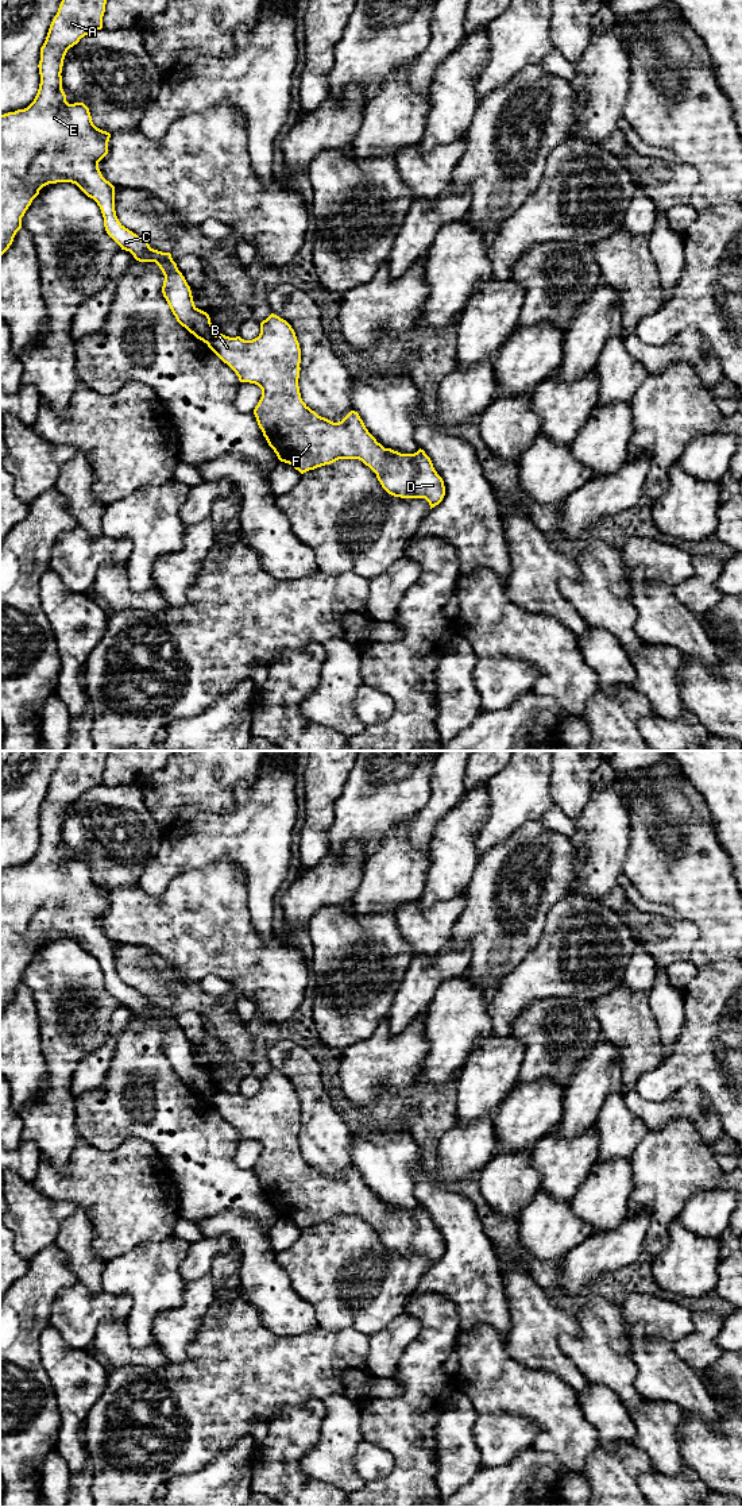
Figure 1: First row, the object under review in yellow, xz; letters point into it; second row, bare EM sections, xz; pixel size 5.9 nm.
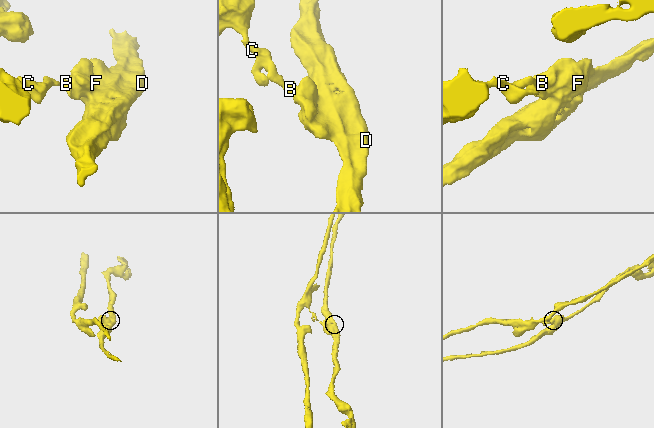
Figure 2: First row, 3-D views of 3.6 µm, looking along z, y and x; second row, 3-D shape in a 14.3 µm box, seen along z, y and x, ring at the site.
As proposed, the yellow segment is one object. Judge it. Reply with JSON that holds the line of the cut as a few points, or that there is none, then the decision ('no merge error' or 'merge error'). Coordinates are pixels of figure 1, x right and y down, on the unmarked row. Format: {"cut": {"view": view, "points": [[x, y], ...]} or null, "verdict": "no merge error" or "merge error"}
{"cut": {"view": "xz", "points": [[215, 1090], [207, 1099]]}, "verdict": "merge error"}

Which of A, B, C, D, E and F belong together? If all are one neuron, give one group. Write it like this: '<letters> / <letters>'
A C E / B D F

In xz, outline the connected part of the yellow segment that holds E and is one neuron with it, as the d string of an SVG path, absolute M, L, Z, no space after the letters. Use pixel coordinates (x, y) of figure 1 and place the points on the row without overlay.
M63 751L46 797L40 803L40 840L34 857L24 866L0 871L0 1014L9 1005L22 974L39 947L57 938L76 940L101 966L107 990L139 1018L155 1018L165 1032L162 1049L177 1078L204 1099L216 1091L206 1068L194 1061L190 1042L170 1009L150 1003L148 998L125 984L115 967L115 943L107 937L98 918L108 910L111 890L97 884L84 859L69 860L62 845L62 822L70 803L81 794L103 785L108 751Z

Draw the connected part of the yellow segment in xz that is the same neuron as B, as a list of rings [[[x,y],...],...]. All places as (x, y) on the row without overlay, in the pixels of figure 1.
[[[271,1069],[260,1079],[258,1094],[244,1096],[240,1092],[229,1094],[217,1090],[208,1103],[236,1129],[240,1138],[255,1140],[262,1145],[254,1171],[263,1192],[281,1218],[291,1221],[304,1230],[339,1215],[359,1215],[376,1230],[389,1250],[401,1254],[425,1254],[430,1265],[443,1257],[444,1237],[424,1206],[401,1210],[384,1205],[368,1188],[358,1168],[351,1167],[341,1178],[333,1179],[318,1172],[302,1157],[298,1142],[301,1105],[294,1086],[286,1076]]]

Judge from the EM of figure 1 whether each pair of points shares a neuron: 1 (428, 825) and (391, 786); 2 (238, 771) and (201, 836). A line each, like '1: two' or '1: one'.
1: two
2: two

